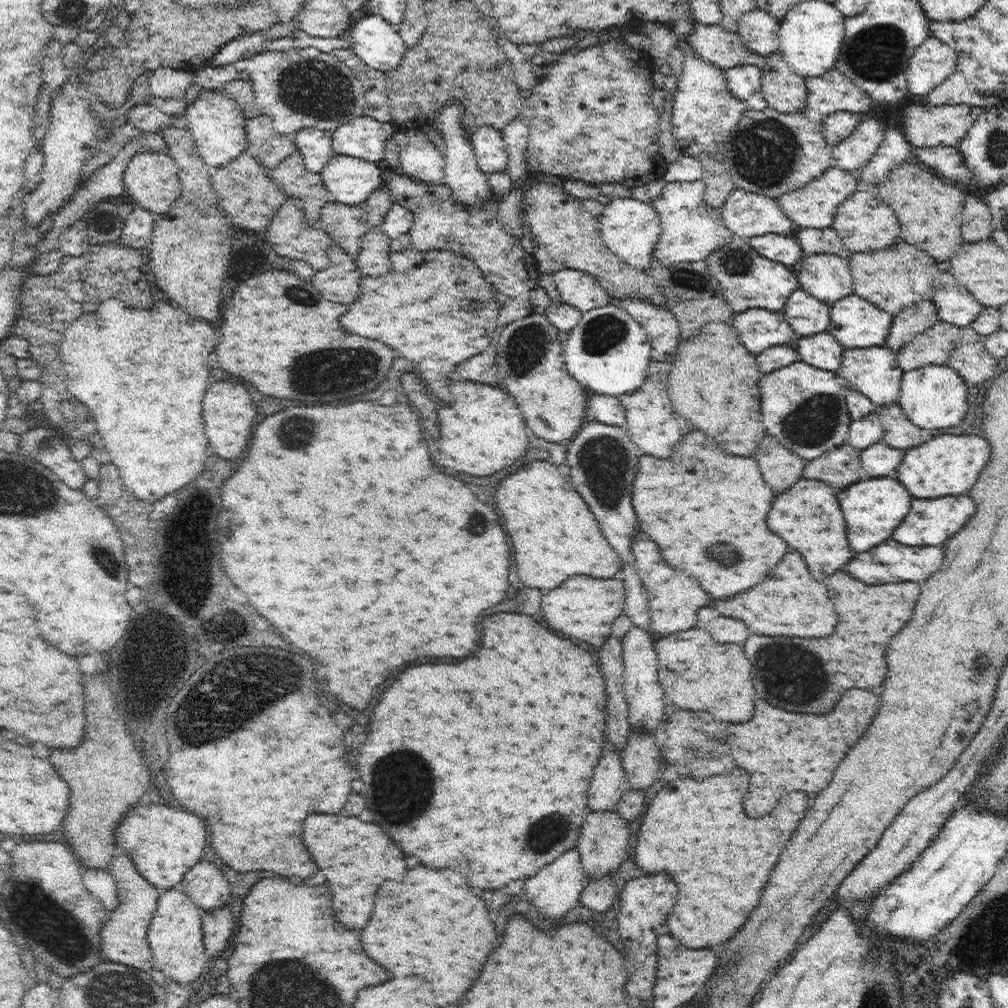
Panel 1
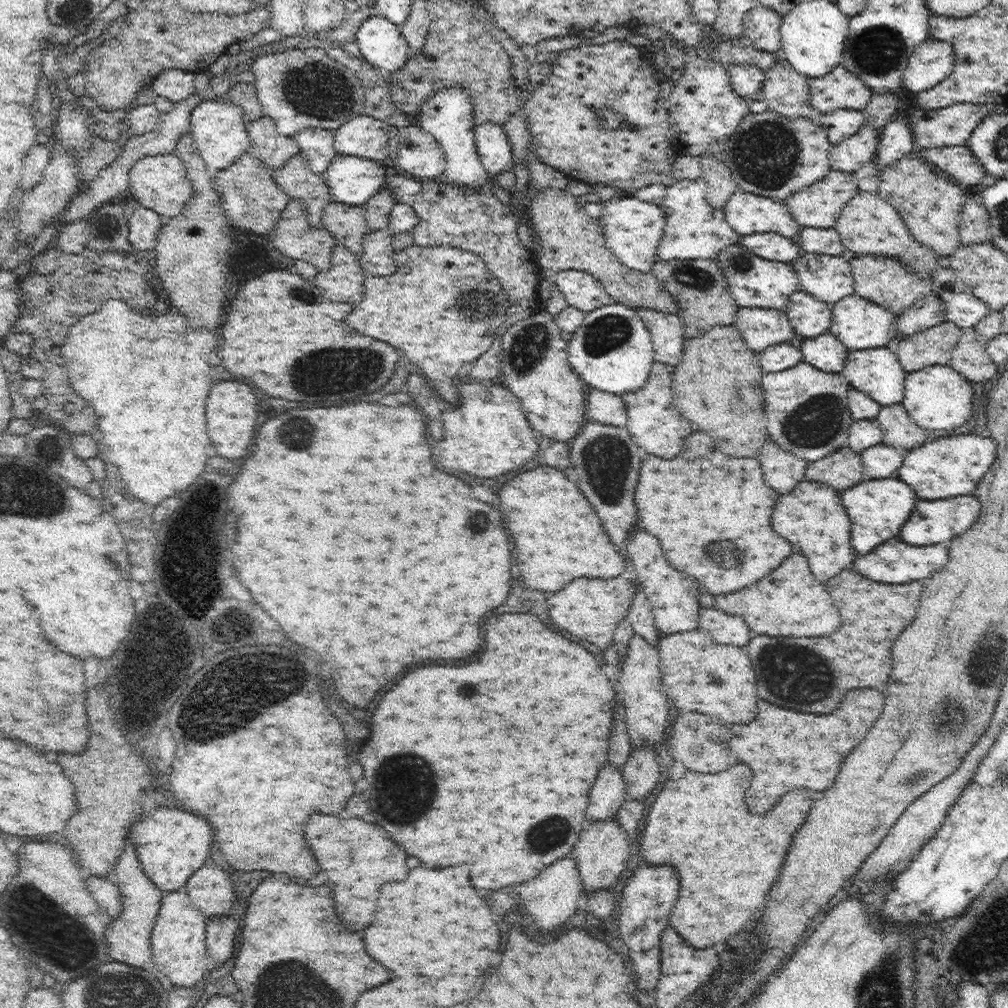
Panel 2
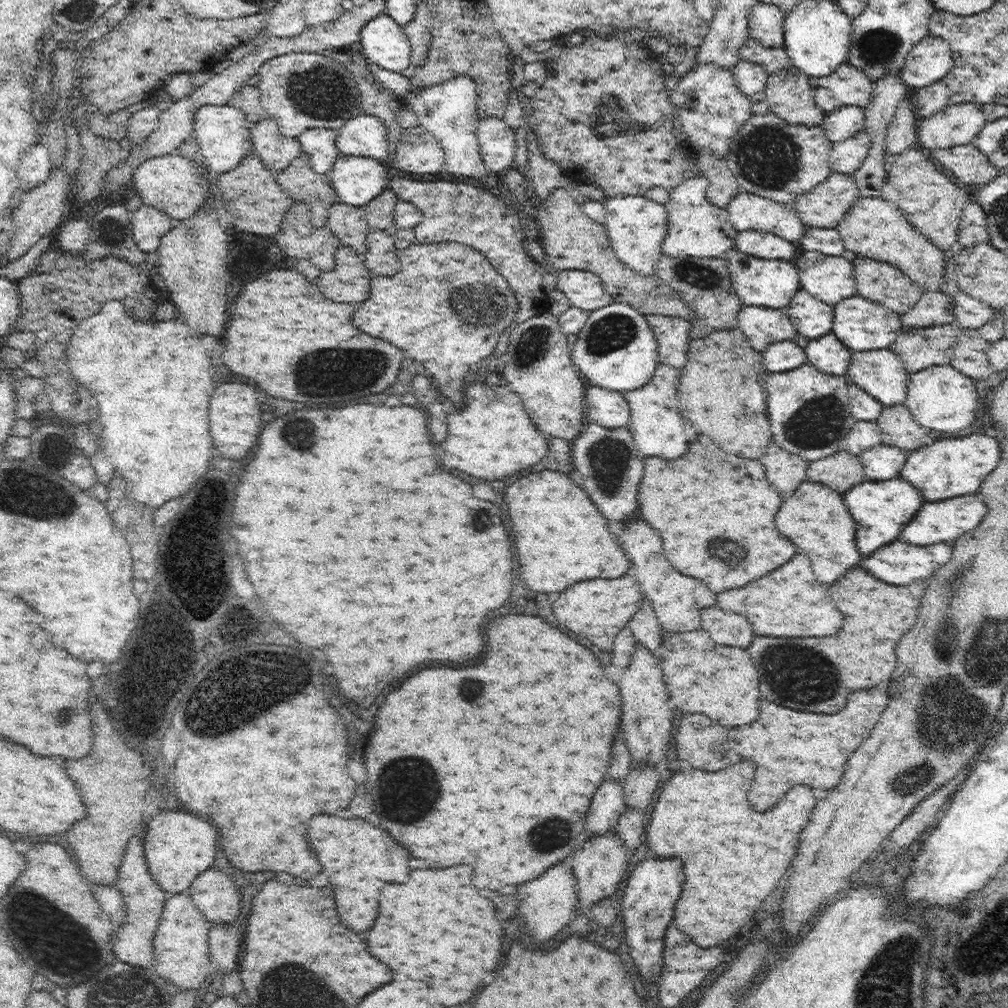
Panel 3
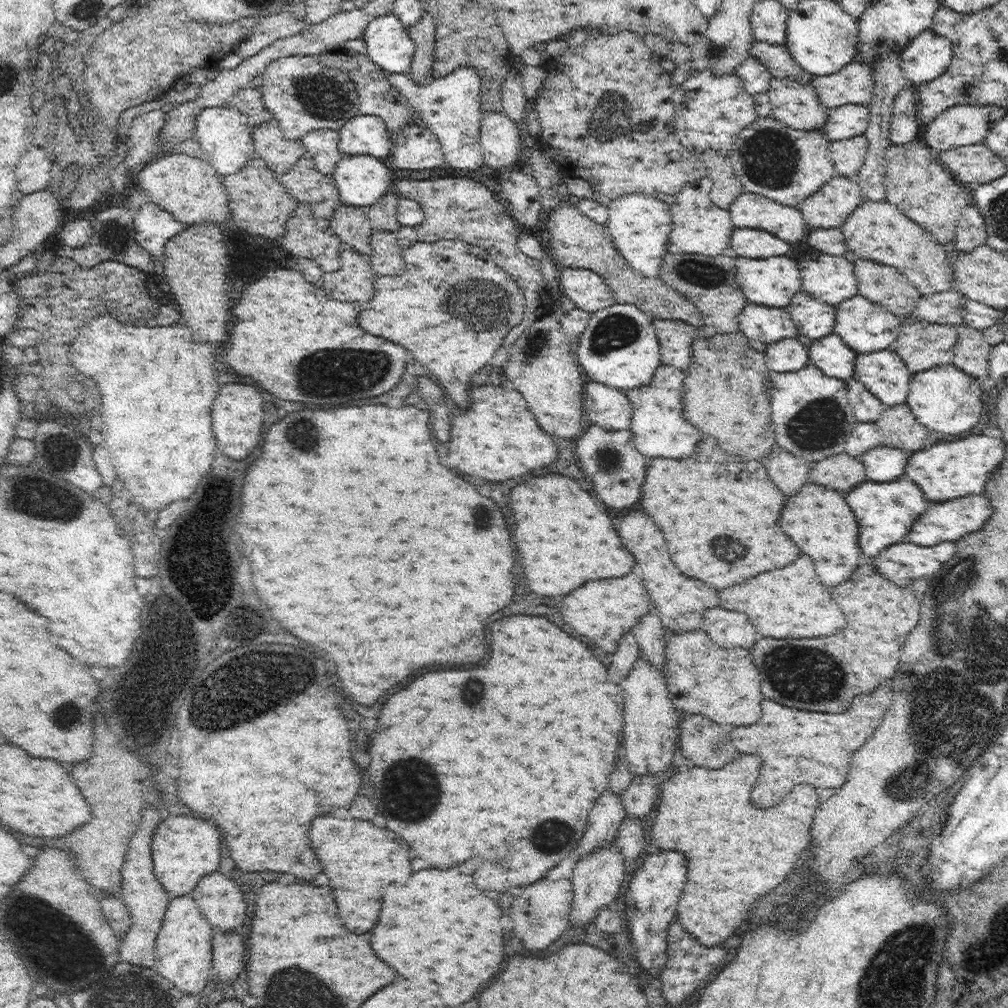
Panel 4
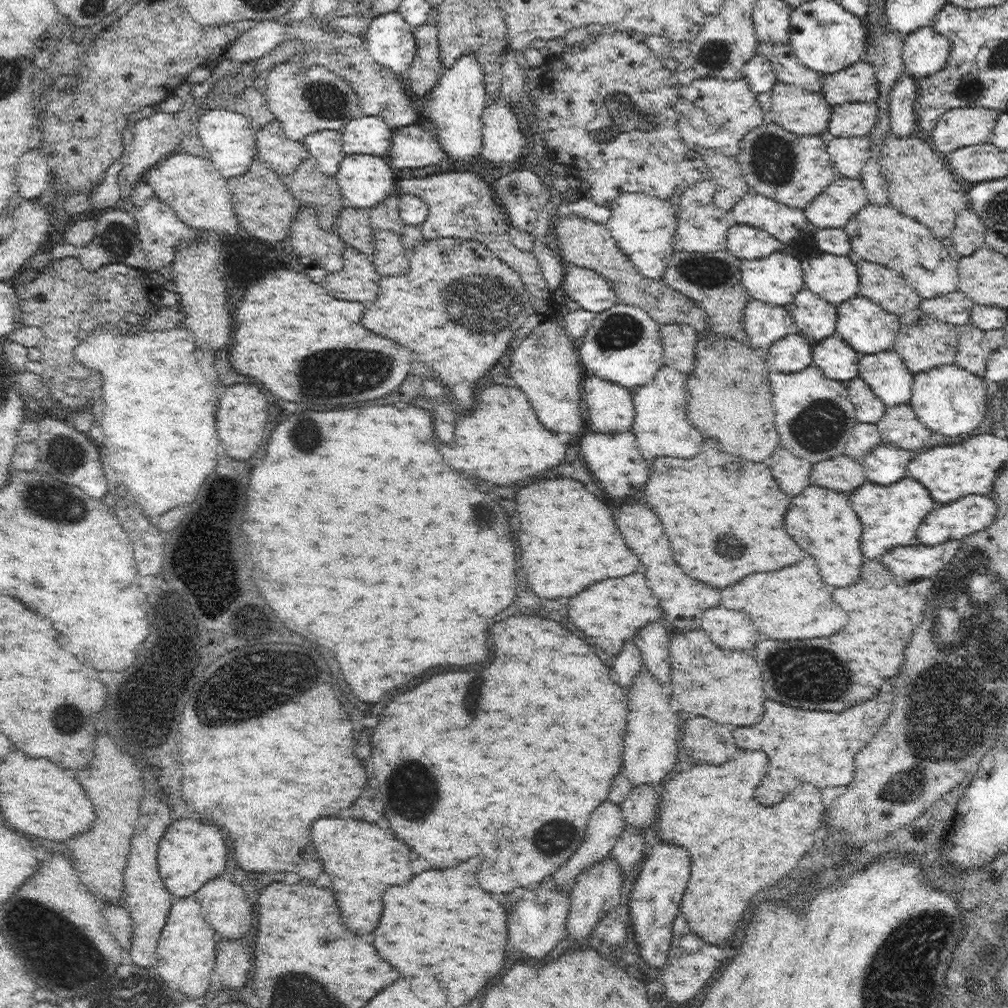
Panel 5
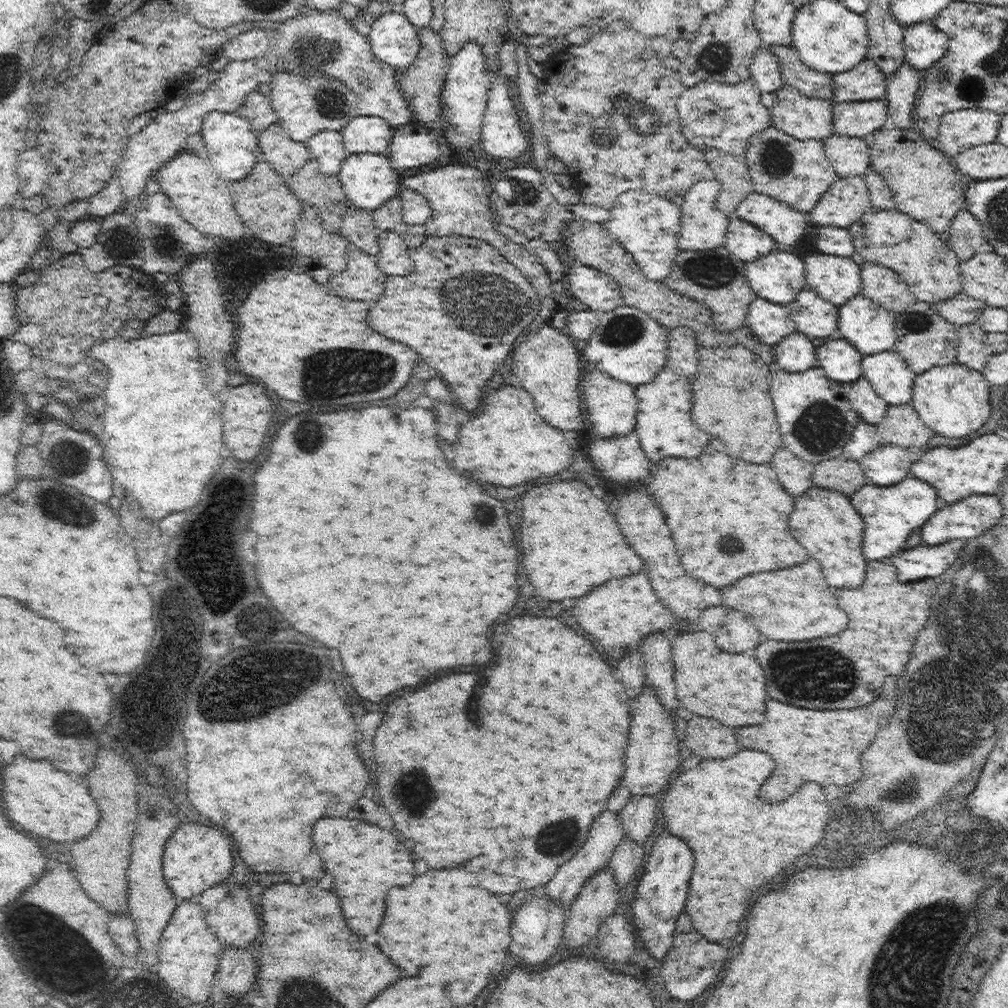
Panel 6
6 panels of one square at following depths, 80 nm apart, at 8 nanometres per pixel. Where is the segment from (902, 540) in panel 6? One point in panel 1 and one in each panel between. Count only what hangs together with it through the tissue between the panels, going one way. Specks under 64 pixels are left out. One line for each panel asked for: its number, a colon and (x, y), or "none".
1: (873, 508)
2: (877, 509)
3: (881, 510)
4: (885, 512)
5: (890, 515)

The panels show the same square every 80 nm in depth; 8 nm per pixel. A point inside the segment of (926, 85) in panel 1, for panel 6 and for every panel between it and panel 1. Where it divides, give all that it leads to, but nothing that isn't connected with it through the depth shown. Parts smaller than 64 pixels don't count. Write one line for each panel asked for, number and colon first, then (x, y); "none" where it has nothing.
2: (931, 62)
3: (930, 60)
4: (926, 57)
5: (925, 51)
6: (924, 44)

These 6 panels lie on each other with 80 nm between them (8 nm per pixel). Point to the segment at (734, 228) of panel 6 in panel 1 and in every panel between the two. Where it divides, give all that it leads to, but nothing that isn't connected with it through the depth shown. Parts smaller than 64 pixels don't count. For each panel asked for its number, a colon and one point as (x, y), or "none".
1: (785, 249)
2: (772, 246)
3: (767, 245)
4: (753, 243)
5: (745, 241)

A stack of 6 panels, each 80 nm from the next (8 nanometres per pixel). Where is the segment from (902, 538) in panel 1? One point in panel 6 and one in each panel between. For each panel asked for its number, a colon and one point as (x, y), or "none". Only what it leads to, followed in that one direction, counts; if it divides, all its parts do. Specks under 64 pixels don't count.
2: (938, 521)
3: (944, 521)
4: (948, 520)
5: (962, 517)
6: (969, 518)

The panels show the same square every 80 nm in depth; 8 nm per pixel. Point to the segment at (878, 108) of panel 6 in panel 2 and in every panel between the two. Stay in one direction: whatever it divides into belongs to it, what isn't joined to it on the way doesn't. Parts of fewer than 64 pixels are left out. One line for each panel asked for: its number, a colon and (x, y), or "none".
2: (841, 124)
3: (840, 124)
4: (844, 122)
5: (851, 119)

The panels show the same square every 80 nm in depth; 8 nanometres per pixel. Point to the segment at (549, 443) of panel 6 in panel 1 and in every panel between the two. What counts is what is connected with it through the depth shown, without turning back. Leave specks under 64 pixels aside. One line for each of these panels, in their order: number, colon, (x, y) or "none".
1: (483, 431)
2: (487, 435)
3: (492, 437)
4: (498, 436)
5: (502, 438)

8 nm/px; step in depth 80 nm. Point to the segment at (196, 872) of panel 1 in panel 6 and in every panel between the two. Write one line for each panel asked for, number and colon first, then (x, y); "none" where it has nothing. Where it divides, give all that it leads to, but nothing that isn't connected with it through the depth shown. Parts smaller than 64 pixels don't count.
2: (209, 889)
3: (214, 894)
4: (218, 898)
5: (223, 905)
6: (226, 909)

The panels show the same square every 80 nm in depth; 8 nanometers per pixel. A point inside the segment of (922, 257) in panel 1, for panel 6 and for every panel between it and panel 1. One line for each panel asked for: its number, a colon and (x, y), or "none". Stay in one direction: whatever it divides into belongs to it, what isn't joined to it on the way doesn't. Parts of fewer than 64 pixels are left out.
2: (883, 280)
3: (881, 282)
4: (882, 284)
5: (890, 290)
6: (883, 285)

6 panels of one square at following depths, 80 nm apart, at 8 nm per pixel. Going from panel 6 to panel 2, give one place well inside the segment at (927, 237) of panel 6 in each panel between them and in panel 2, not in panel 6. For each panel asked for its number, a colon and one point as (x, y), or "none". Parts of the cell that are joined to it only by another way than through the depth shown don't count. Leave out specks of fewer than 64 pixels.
2: (867, 224)
3: (872, 228)
4: (878, 231)
5: (880, 234)

